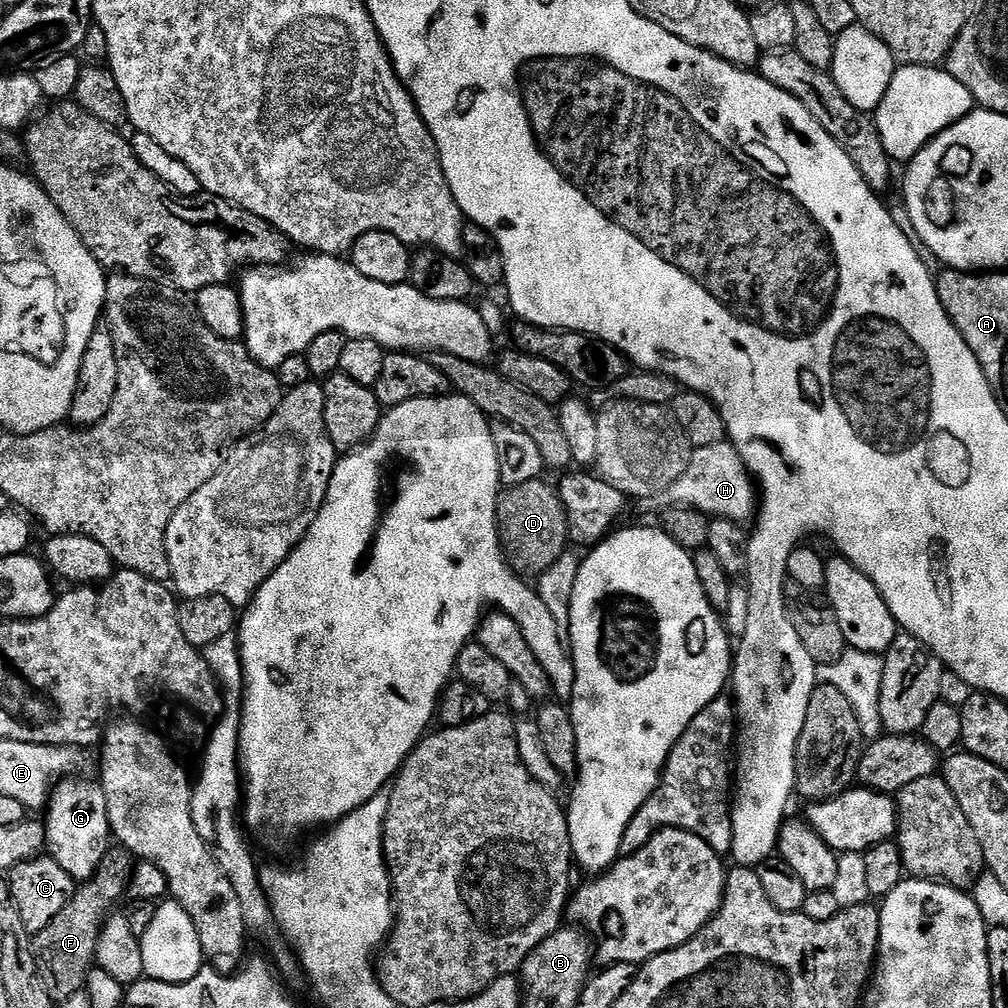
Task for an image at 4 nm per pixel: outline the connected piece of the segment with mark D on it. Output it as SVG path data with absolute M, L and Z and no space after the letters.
M541 478L522 482L513 488L505 487L496 503L496 527L500 529L500 546L504 550L504 559L508 561L508 567L513 573L521 578L539 578L543 572L550 570L550 566L554 566L554 562L558 562L558 558L566 555L567 548L564 547L569 547L570 544L562 498L557 485L547 484L546 480Z

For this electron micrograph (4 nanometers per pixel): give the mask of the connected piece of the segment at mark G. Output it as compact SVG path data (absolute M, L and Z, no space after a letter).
M61 779L52 789L43 813L45 816L42 816L47 855L77 882L90 879L100 869L102 858L110 847L106 794L99 783L92 781L91 784L88 780L80 779Z

